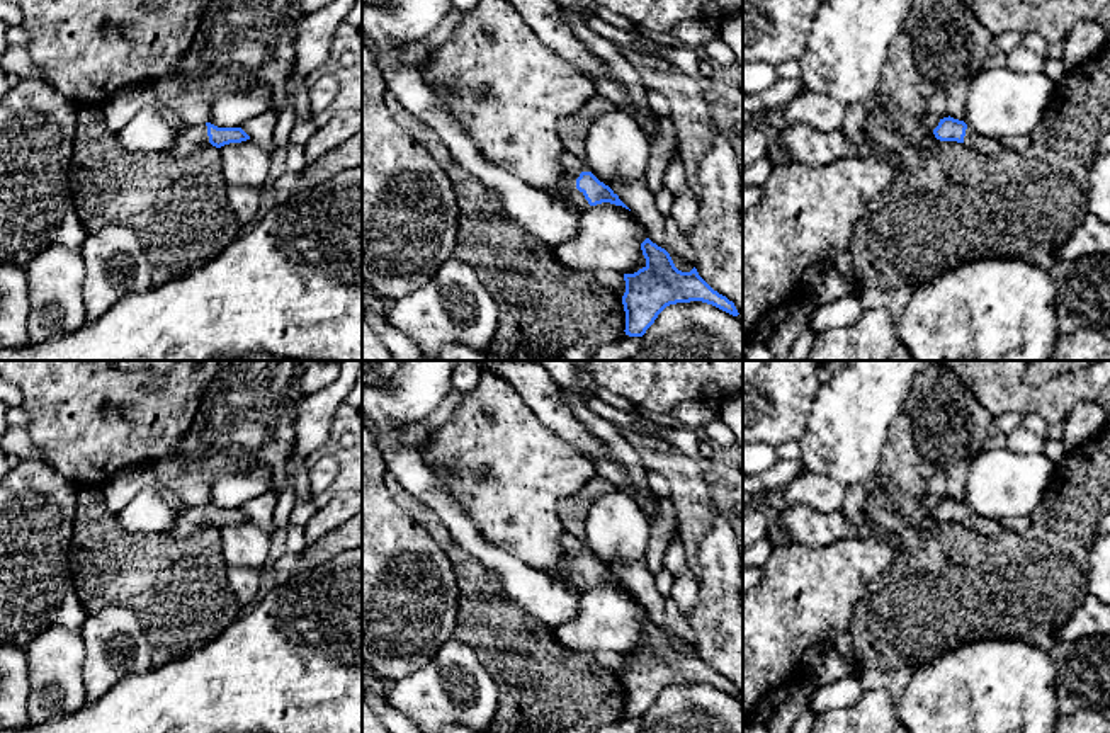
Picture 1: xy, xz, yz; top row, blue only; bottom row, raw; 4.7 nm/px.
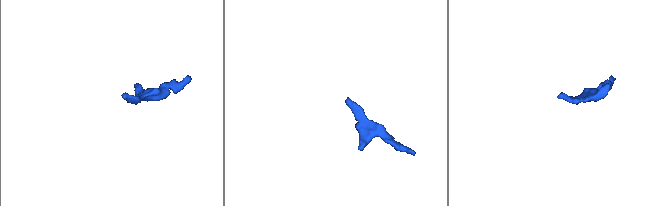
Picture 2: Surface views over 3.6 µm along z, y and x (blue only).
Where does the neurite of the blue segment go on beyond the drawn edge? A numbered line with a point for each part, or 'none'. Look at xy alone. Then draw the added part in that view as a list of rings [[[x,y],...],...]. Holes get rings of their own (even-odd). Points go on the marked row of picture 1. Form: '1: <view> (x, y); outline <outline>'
1: xy (189, 138); outline [[[206,124],[184,126],[167,153],[180,158],[206,145],[211,145]]]

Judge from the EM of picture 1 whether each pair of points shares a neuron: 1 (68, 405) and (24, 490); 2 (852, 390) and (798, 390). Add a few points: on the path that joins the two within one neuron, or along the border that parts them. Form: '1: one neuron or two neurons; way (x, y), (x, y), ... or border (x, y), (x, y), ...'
1: two neurons; border (51, 465), (75, 485)
2: two neurons; border (821, 385), (804, 427)

